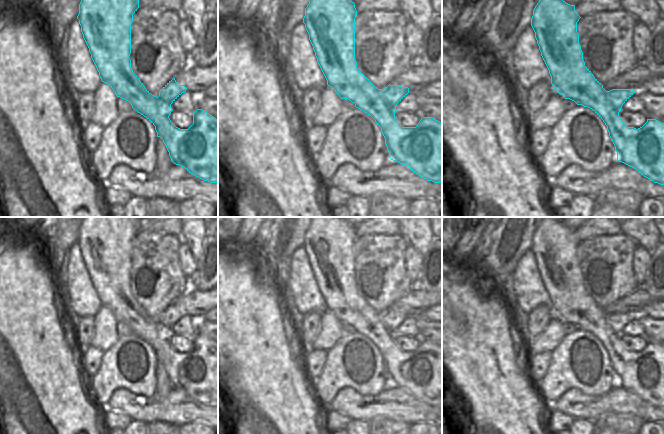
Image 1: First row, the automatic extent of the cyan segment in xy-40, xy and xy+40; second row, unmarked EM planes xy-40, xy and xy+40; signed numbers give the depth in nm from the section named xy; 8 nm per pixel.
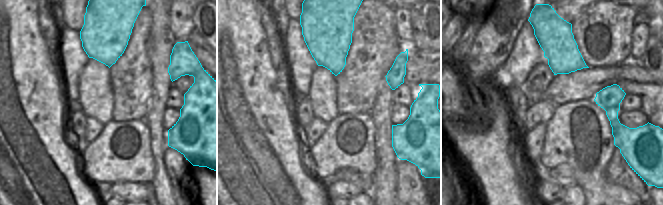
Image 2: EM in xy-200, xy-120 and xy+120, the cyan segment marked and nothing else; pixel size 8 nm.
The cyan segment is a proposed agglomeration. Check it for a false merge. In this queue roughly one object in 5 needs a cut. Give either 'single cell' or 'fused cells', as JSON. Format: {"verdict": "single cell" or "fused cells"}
{"verdict": "single cell"}

